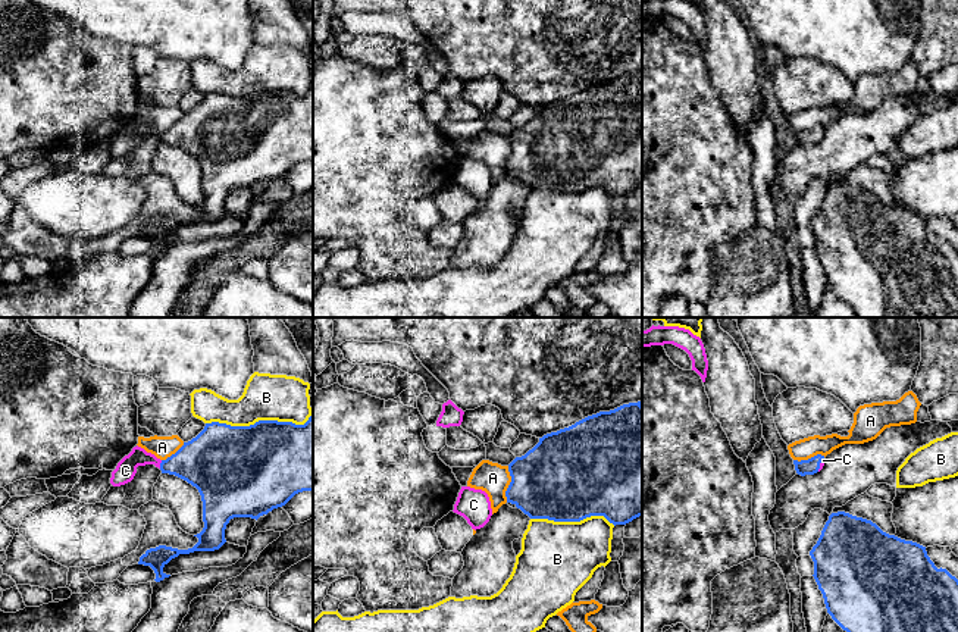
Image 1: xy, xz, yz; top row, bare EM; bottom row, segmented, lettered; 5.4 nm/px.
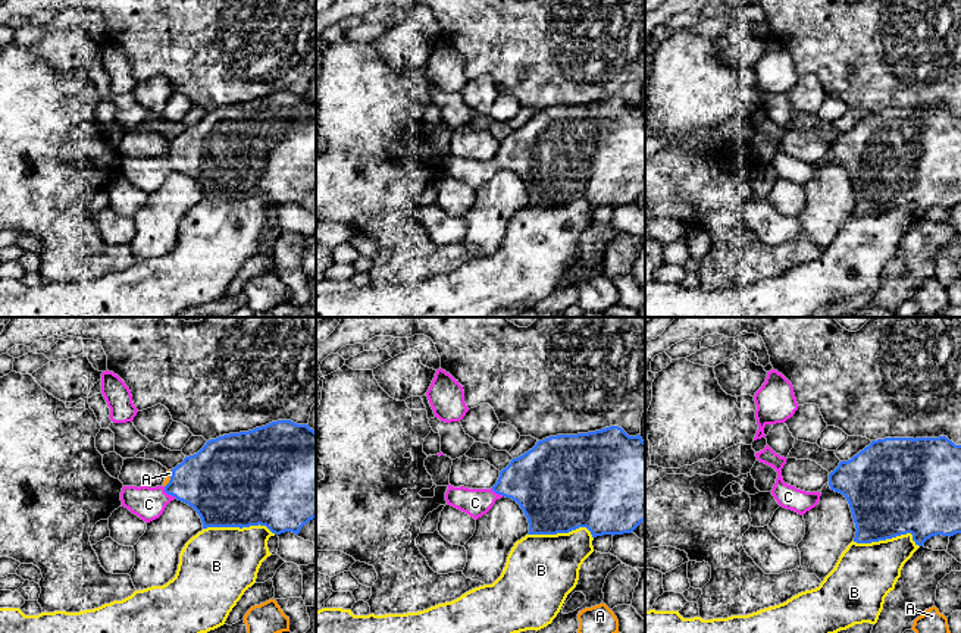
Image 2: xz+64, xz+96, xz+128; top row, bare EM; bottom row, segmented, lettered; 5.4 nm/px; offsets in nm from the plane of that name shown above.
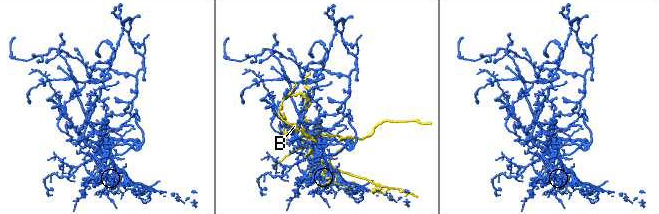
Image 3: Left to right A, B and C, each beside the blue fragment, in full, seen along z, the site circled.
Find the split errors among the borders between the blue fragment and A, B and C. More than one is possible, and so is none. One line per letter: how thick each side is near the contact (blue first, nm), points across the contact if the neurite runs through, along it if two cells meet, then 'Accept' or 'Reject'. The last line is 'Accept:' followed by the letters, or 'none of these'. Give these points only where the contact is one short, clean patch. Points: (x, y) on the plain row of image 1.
A: Thickness 440 nm (blue) against 170 nm. Boundary: xz (509, 137), (510, 155), (506, 162), (506, 172). Reject
B: Thickness 480 nm (blue) against 260 nm. Reject
C: Thickness 300 nm (blue) against 120 nm. Path across: xy (206, 133), (160, 135), (137, 130), (125, 141). Accept
Accept: C

